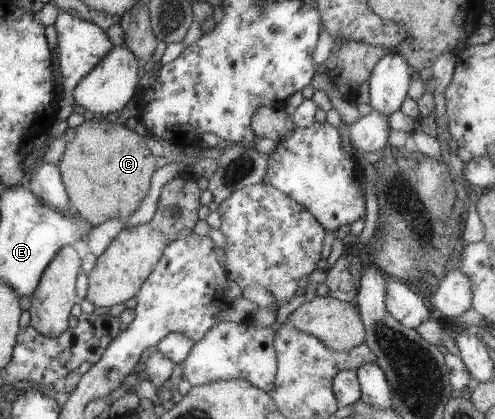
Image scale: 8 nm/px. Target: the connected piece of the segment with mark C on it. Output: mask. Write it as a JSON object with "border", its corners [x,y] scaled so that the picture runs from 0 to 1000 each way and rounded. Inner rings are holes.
{"border":[[[190,279],[170,286],[152,308],[149,327],[133,339],[129,363],[113,394],[145,504],[186,542],[202,537],[218,520],[259,520],[299,463],[303,425],[313,408],[311,372],[295,348],[293,325],[279,325],[228,282]]]}

